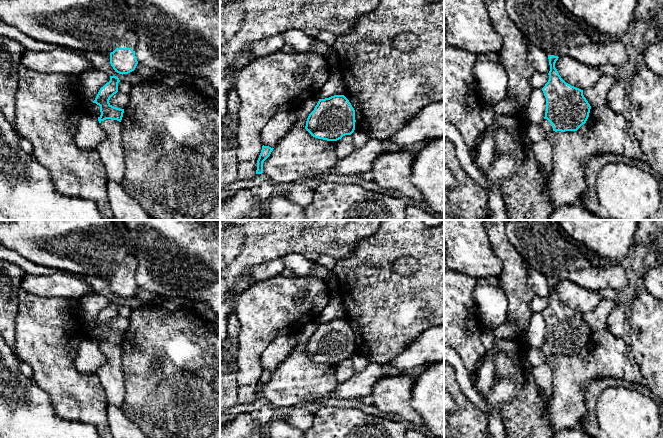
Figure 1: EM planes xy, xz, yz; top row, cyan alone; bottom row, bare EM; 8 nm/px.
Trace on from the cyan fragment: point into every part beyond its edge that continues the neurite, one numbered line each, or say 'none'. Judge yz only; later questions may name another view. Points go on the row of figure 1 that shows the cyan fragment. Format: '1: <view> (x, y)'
1: yz (546, 125)

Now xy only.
1: xy (130, 40)
2: xy (111, 152)

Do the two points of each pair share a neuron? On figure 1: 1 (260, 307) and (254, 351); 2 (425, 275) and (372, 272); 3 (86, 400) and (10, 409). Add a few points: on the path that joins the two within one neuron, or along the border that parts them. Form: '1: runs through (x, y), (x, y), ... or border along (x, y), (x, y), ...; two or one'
1: runs through (260, 318), (260, 324), (254, 340); one
2: runs through (412, 275), (385, 275); one
3: border along (37, 385), (48, 395), (54, 411), (68, 420); two

